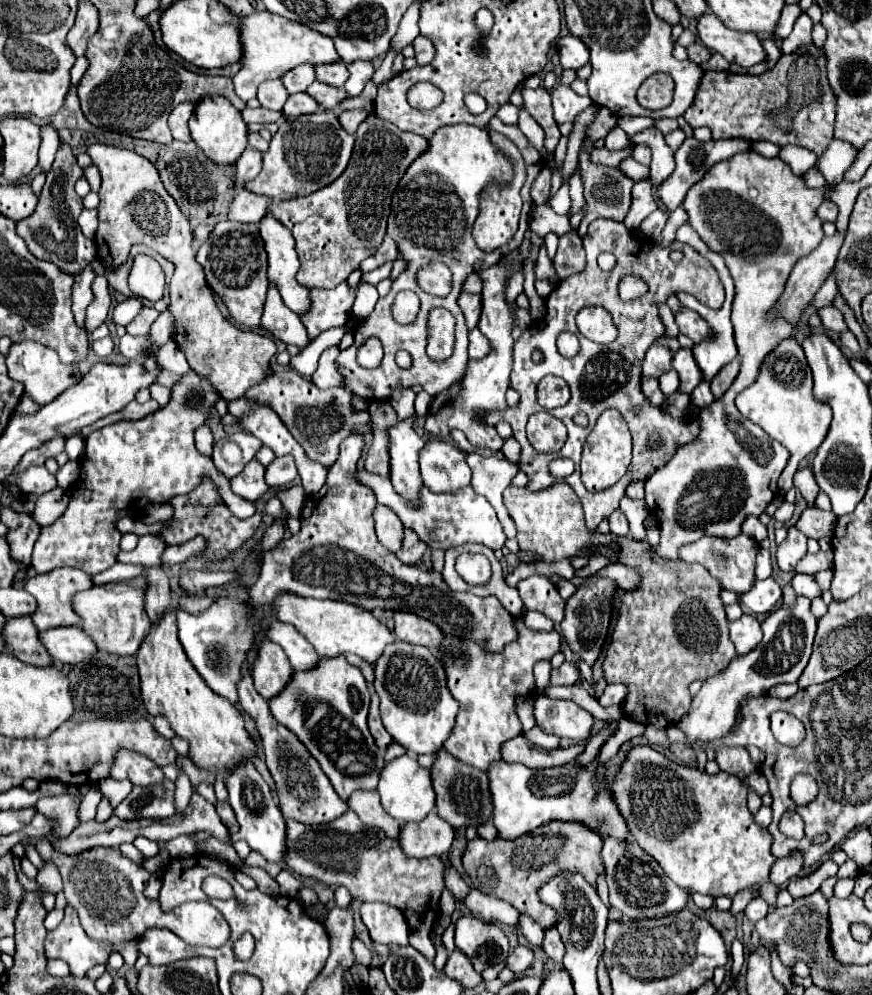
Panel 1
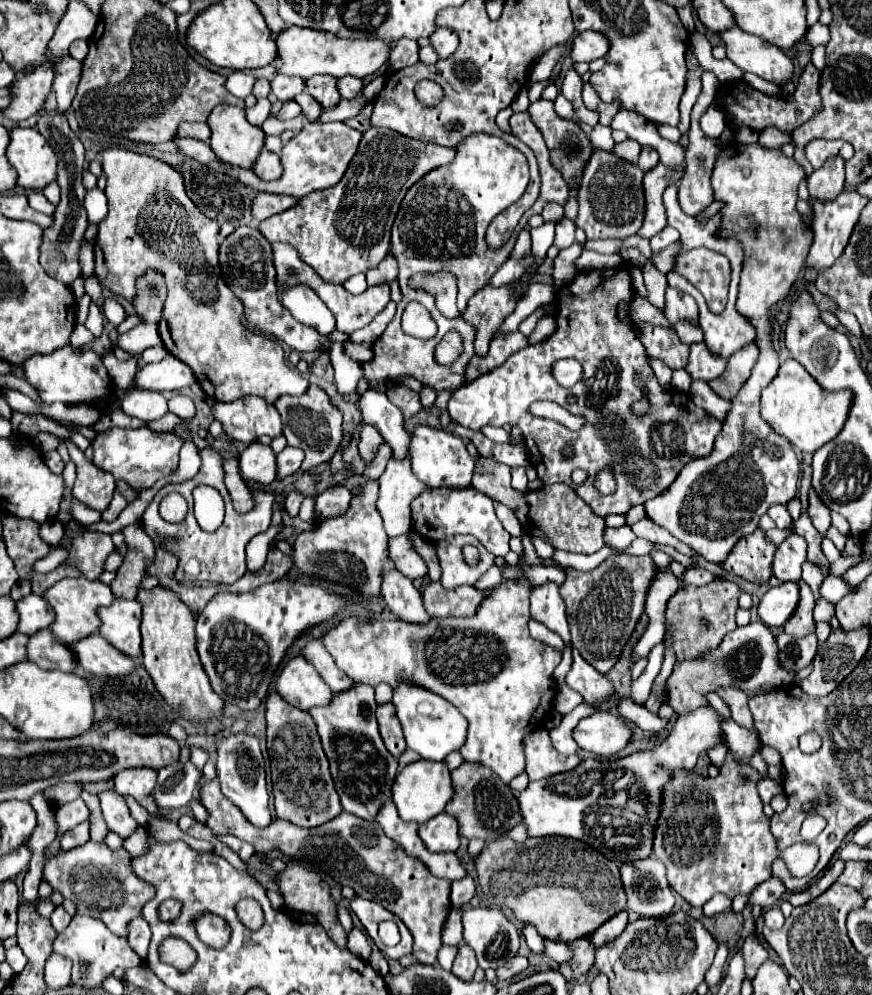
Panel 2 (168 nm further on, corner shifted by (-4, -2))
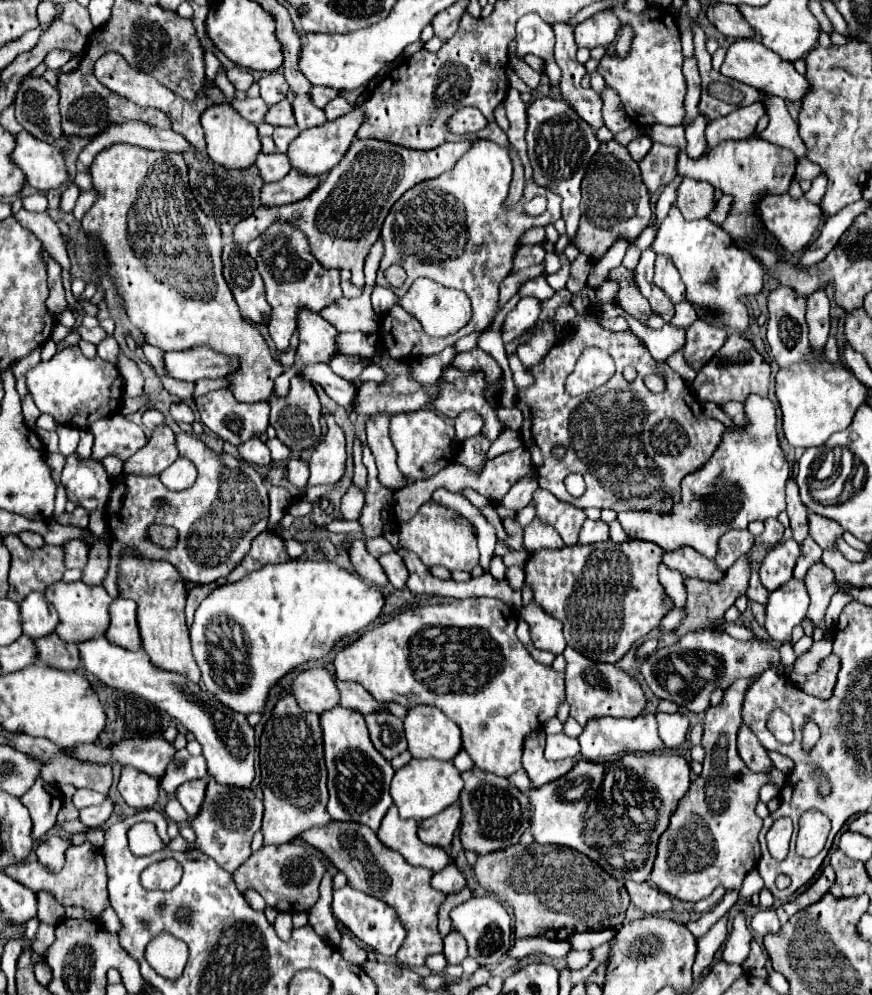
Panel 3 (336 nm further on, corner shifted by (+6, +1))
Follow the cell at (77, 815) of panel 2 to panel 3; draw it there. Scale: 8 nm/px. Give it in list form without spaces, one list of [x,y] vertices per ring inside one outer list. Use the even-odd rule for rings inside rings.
[[[82,788],[74,794],[74,806],[80,810],[80,808],[86,808],[86,806],[92,806],[92,804],[102,804],[106,800],[106,794],[100,794],[100,792],[94,792],[94,790],[88,790],[88,788]]]

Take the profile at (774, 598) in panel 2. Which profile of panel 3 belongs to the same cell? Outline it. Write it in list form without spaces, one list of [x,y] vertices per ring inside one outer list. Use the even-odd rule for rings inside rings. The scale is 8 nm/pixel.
[[[788,580],[770,594],[766,606],[766,632],[778,644],[792,642],[792,628],[798,626],[808,610],[808,590],[804,580]]]

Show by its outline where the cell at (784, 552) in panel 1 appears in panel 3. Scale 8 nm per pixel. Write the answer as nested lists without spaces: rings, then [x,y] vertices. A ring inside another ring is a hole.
[[[784,540],[778,548],[770,550],[760,566],[760,582],[768,592],[774,592],[792,578],[792,570],[800,556],[800,548],[794,540]]]

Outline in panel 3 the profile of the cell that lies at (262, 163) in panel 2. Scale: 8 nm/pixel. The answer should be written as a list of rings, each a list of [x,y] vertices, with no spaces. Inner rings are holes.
[[[262,152],[256,160],[256,166],[260,168],[260,176],[264,178],[264,182],[278,182],[292,170],[288,156],[280,152],[274,152],[274,154]]]

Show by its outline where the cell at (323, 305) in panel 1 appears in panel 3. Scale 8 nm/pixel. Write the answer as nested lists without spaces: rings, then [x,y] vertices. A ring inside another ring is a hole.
[[[276,222],[268,230],[264,230],[256,240],[246,246],[248,254],[256,260],[258,272],[266,284],[266,296],[272,306],[272,318],[268,322],[268,332],[278,350],[288,350],[290,338],[297,326],[298,310],[308,308],[312,312],[320,312],[330,306],[338,298],[342,298],[338,269],[324,268],[310,252],[306,236],[288,222]]]

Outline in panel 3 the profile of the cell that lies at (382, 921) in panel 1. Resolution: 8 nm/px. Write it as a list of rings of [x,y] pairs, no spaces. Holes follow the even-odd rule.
[[[346,884],[344,888],[334,890],[334,900],[332,900],[332,912],[334,918],[346,928],[350,930],[358,940],[362,940],[366,946],[374,948],[376,952],[384,954],[384,956],[394,956],[398,952],[398,948],[402,946],[404,938],[406,938],[406,930],[396,914],[396,910],[392,906],[388,906],[386,902],[372,898],[356,888],[352,888],[350,884]]]

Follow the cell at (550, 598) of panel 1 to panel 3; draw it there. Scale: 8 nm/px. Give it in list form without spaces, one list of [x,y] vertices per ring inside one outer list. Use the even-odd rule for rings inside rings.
[[[534,602],[526,608],[522,608],[522,618],[528,622],[532,642],[538,650],[550,650],[554,654],[562,654],[562,650],[566,648],[566,640],[562,636],[560,620],[548,616]]]

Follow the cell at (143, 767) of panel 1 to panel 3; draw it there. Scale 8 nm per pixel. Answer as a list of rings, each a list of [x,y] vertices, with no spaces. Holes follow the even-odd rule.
[[[124,766],[118,782],[118,792],[124,802],[134,810],[152,808],[158,802],[158,786],[160,782],[154,776],[148,776],[136,768]]]

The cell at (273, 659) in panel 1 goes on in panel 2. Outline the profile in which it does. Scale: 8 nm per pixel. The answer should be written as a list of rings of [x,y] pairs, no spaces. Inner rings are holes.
[[[292,657],[284,663],[276,679],[276,693],[302,711],[314,705],[326,705],[332,699],[330,687],[302,657]]]

